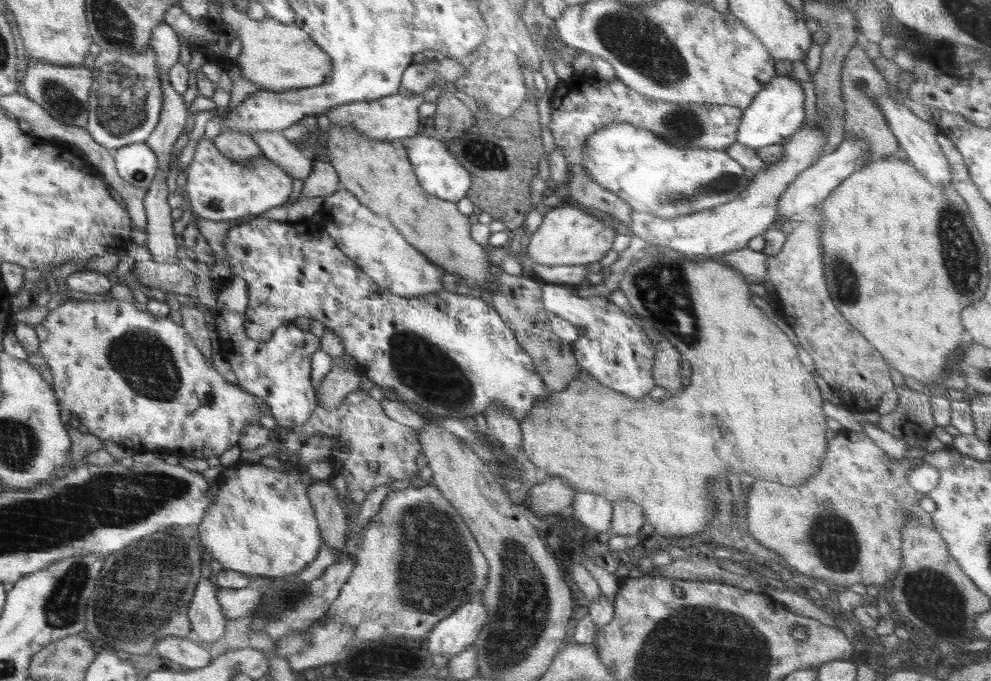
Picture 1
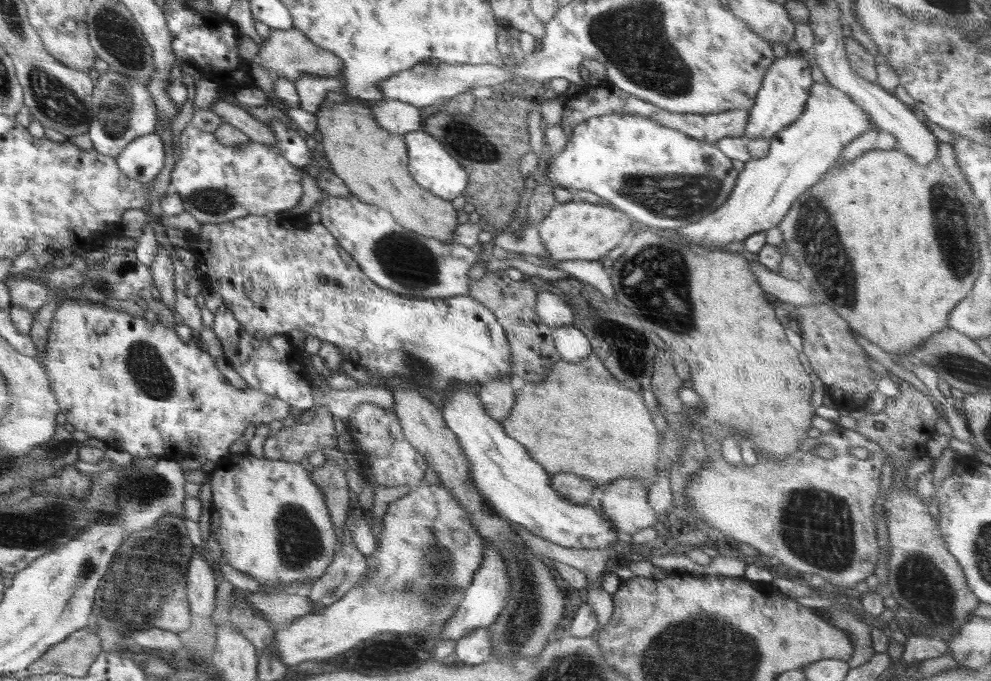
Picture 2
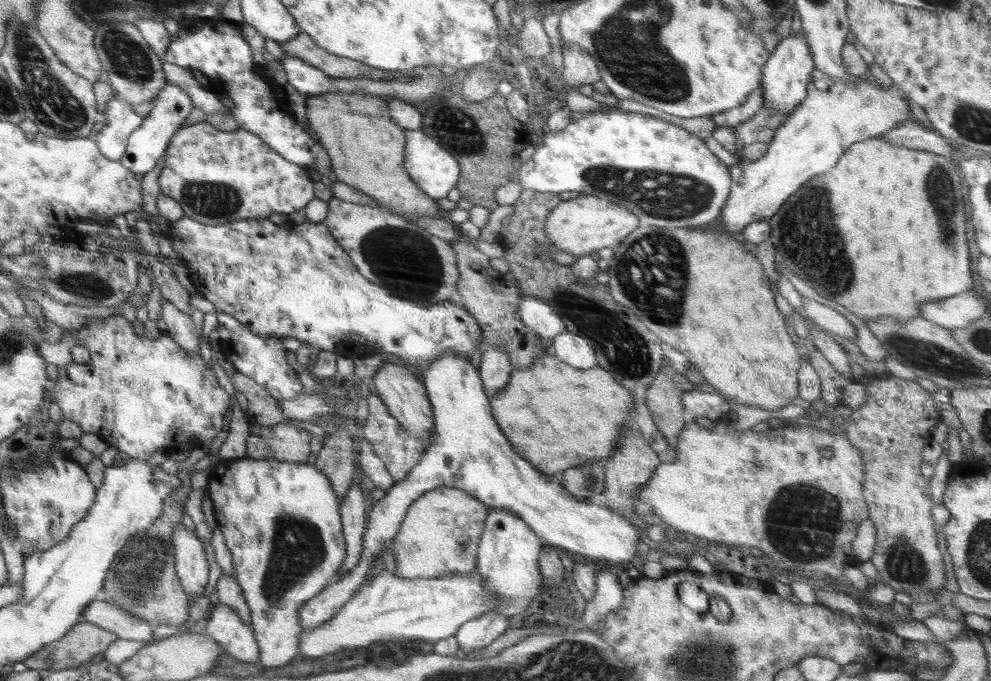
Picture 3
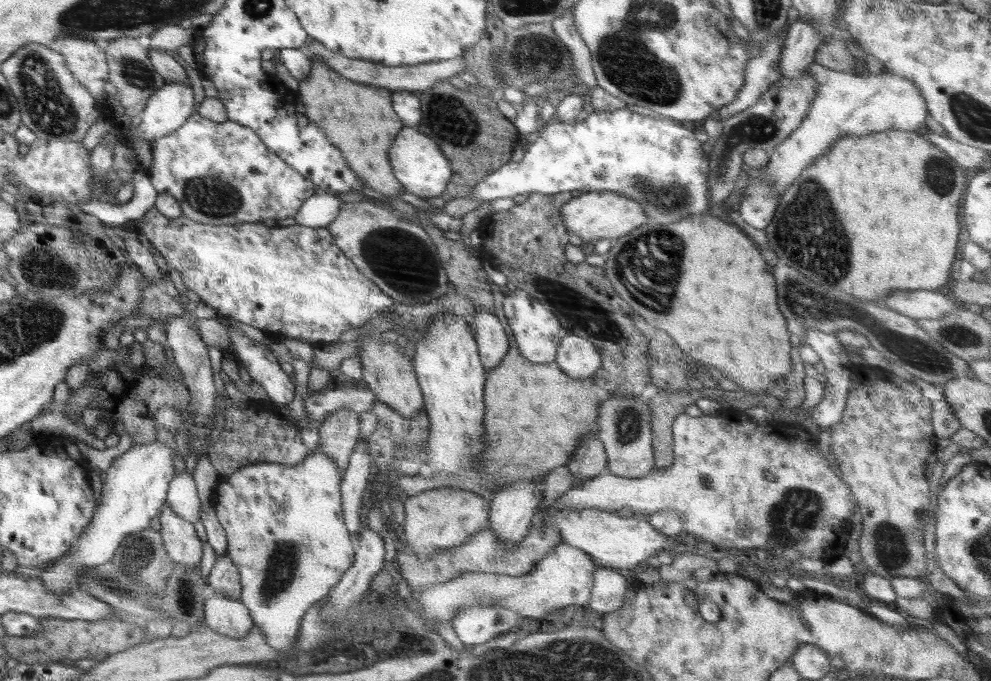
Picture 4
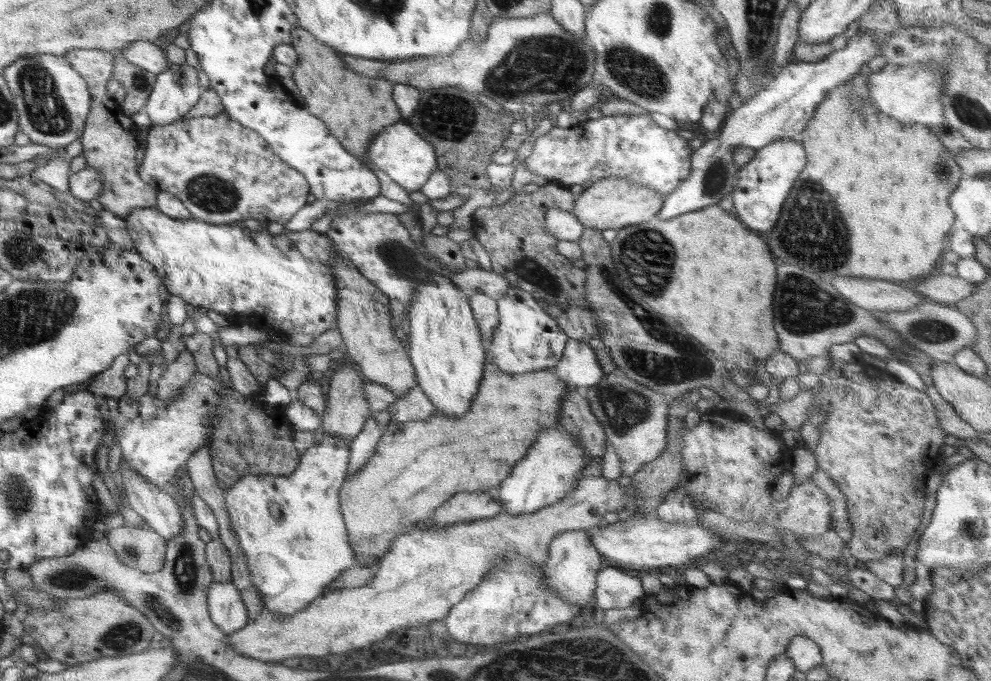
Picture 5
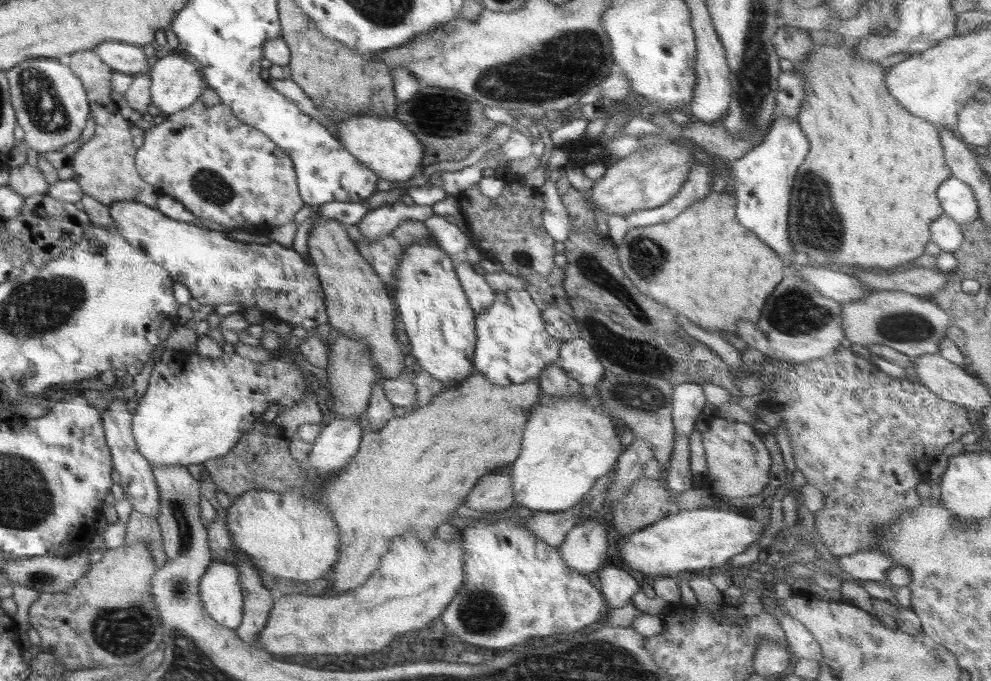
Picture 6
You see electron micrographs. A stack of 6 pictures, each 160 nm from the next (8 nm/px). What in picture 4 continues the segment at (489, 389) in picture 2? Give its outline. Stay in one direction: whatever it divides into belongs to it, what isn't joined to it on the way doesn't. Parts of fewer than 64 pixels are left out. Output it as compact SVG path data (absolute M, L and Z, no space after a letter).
M480 309L479 312L475 312L475 323L473 330L475 333L475 341L477 342L477 349L479 352L479 357L483 367L487 370L494 368L503 356L506 356L508 352L508 334L504 326L500 323L498 317L488 309Z

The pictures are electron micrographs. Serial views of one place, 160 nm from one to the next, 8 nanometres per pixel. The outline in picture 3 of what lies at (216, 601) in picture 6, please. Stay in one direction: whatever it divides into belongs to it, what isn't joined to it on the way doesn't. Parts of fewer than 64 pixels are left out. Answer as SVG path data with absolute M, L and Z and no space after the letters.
M216 603L205 619L205 631L221 646L221 652L244 663L259 661L259 646L254 631L227 604Z

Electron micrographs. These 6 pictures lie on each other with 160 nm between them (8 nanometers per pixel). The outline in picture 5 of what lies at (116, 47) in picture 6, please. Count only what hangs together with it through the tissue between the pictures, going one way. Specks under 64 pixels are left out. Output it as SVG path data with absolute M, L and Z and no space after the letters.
M136 41L120 49L122 57L130 64L135 64L152 74L162 72L169 61L166 61L165 52L158 46L158 42Z

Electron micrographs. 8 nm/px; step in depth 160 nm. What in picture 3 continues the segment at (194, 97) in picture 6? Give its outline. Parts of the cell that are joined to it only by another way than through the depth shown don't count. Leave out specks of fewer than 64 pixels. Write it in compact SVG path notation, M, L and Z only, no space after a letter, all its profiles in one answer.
M167 83L153 98L153 102L154 107L145 117L142 126L131 134L125 154L120 160L134 174L145 175L148 170L152 170L156 166L158 158L164 154L164 150L171 144L170 138L177 133L178 126L188 118L188 114L194 108L192 96L188 91L172 83Z

